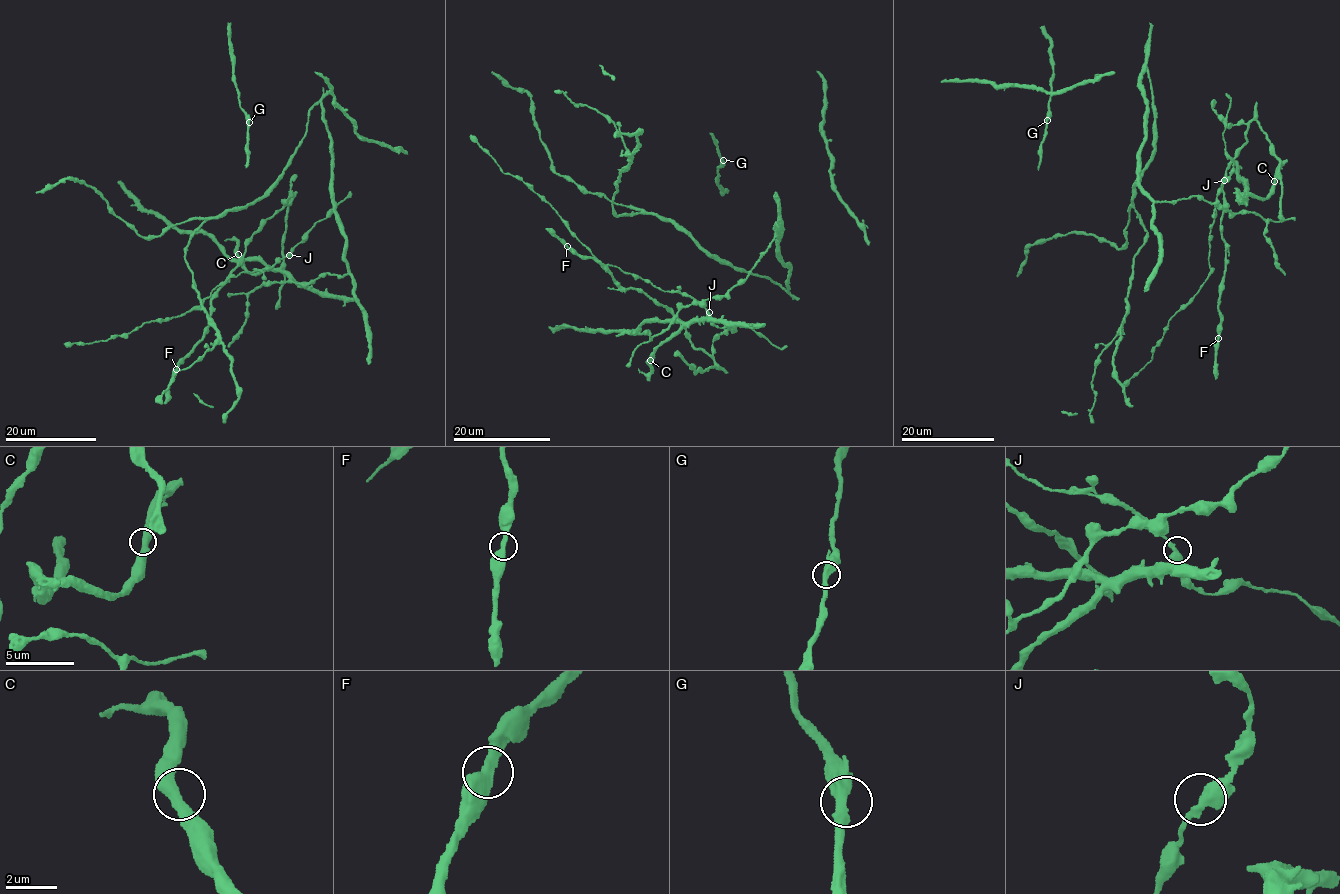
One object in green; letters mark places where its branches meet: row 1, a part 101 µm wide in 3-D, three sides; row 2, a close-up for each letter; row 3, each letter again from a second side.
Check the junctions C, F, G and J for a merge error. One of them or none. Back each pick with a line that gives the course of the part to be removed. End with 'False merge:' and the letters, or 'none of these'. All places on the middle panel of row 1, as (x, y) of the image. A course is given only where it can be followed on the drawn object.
False merge: none of these

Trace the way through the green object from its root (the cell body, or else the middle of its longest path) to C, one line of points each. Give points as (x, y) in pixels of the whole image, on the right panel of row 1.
C: (1143, 86), (1146, 139), (1139, 186), (1155, 201), (1192, 196), (1221, 208), (1241, 195), (1262, 200), (1274, 181)

